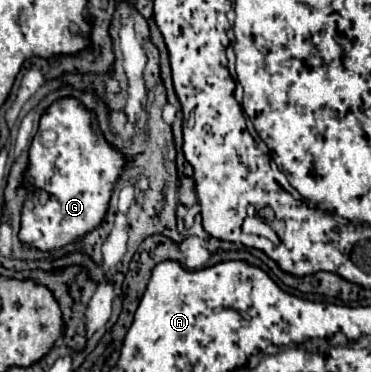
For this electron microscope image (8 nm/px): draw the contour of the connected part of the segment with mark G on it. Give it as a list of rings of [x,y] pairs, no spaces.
[[[75,97],[57,99],[41,115],[39,129],[57,131],[57,143],[51,149],[47,149],[37,139],[31,141],[27,177],[31,181],[33,189],[37,191],[37,195],[35,195],[37,199],[35,199],[33,209],[23,205],[21,229],[19,229],[17,237],[25,247],[33,247],[39,251],[53,251],[53,249],[61,249],[63,245],[69,245],[69,243],[83,239],[89,231],[93,231],[101,225],[101,221],[105,219],[107,209],[109,209],[109,199],[111,199],[113,187],[117,185],[121,173],[125,171],[127,161],[125,161],[125,155],[117,147],[107,143],[107,139],[99,131],[99,125],[93,125],[93,111],[85,109]]]

